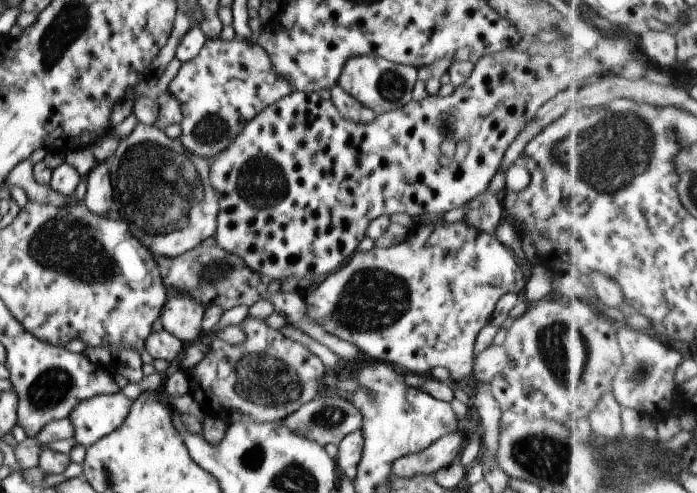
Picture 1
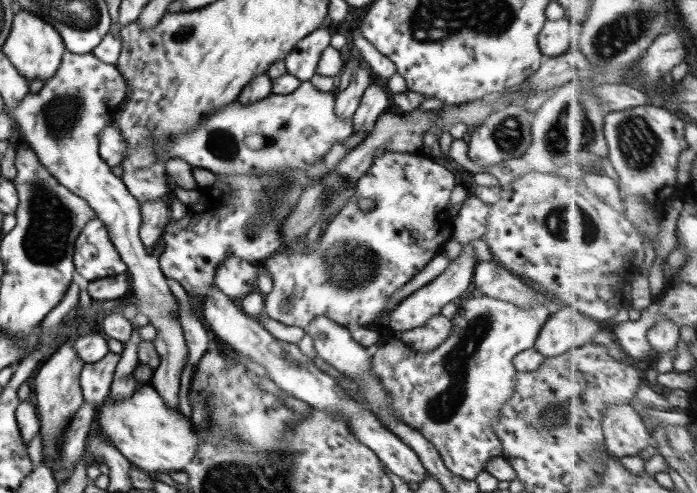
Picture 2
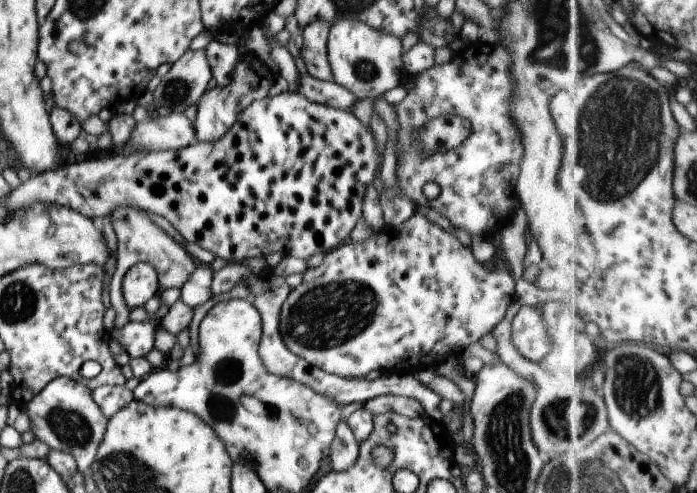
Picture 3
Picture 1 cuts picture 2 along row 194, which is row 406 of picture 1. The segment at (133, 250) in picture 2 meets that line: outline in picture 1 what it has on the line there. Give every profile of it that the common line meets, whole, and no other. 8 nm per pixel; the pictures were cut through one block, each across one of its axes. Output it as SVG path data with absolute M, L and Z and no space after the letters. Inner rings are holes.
M121 390L113 395L98 395L80 401L68 417L75 428L78 444L88 448L124 424L133 400Z

